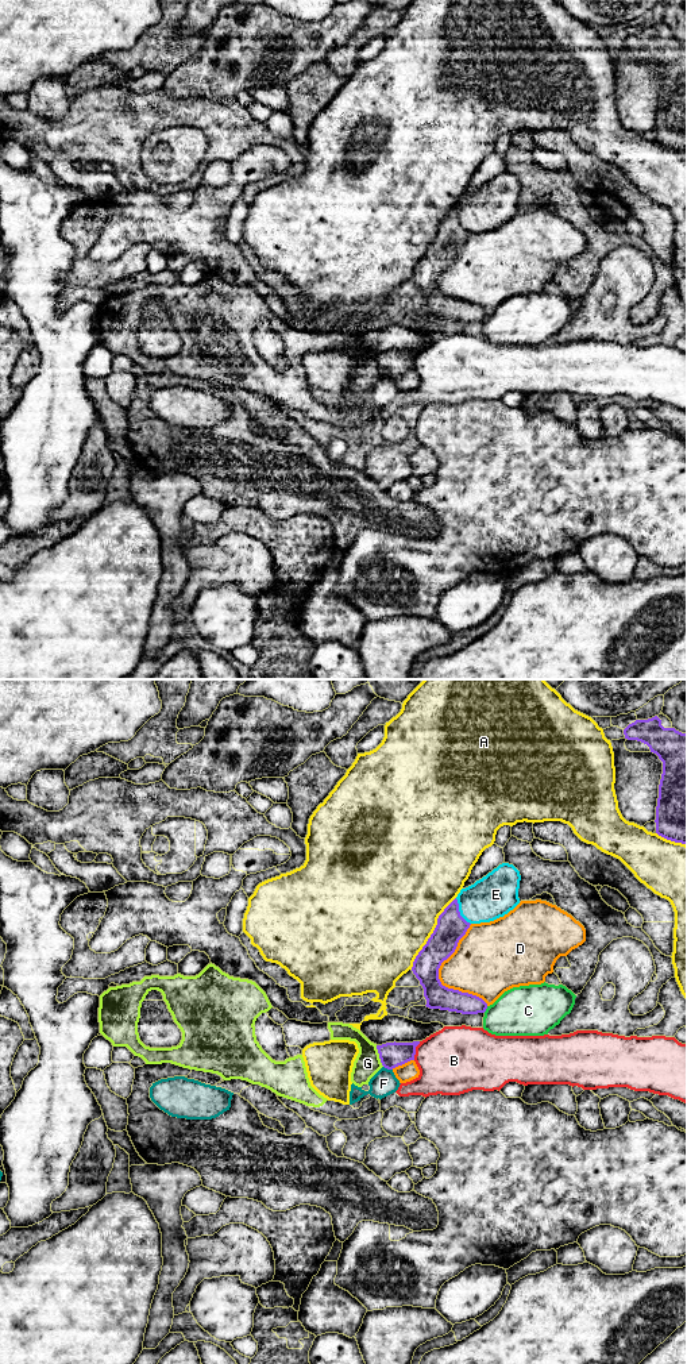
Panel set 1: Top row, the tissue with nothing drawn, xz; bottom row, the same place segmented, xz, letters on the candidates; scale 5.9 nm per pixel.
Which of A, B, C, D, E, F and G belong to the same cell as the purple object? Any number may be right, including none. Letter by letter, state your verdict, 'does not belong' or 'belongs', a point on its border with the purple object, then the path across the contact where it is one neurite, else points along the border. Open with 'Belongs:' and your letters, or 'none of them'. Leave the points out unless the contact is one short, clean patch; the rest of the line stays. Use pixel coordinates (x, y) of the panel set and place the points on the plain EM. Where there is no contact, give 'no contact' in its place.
Belongs: none of them
A: does not belong; meets purple in xz at (432, 242)
B: does not belong; meets purple in xz at (415, 359)
C: does not belong; meets purple in xz at (486, 316)
D: does not belong; meets purple in xz at (437, 285)
E: does not belong; meets purple in xz at (459, 220)
F: does not belong; meets purple in xz at (388, 377)
G: does not belong; meets purple in xz at (379, 365); border along xz (375, 354), (379, 370), (383, 374)

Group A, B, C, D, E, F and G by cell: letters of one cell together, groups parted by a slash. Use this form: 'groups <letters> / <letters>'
groups A / B / C / D / E / F / G

